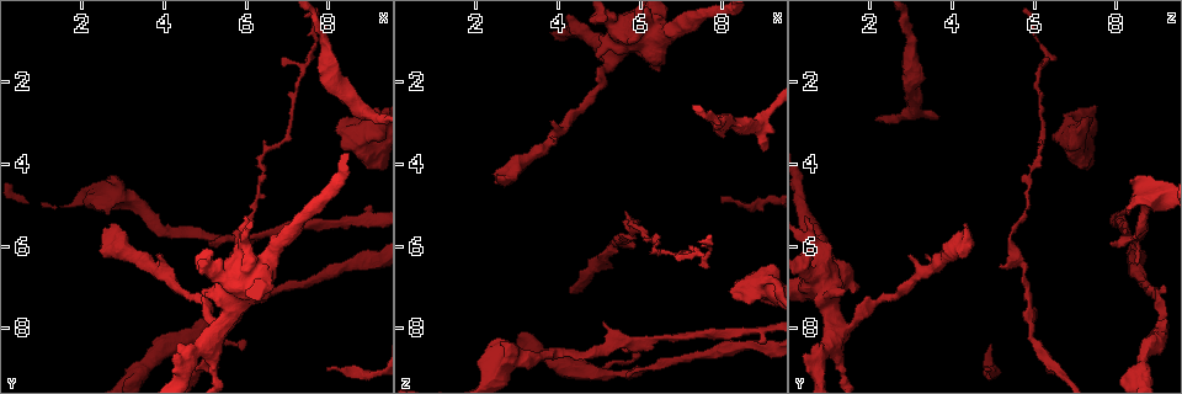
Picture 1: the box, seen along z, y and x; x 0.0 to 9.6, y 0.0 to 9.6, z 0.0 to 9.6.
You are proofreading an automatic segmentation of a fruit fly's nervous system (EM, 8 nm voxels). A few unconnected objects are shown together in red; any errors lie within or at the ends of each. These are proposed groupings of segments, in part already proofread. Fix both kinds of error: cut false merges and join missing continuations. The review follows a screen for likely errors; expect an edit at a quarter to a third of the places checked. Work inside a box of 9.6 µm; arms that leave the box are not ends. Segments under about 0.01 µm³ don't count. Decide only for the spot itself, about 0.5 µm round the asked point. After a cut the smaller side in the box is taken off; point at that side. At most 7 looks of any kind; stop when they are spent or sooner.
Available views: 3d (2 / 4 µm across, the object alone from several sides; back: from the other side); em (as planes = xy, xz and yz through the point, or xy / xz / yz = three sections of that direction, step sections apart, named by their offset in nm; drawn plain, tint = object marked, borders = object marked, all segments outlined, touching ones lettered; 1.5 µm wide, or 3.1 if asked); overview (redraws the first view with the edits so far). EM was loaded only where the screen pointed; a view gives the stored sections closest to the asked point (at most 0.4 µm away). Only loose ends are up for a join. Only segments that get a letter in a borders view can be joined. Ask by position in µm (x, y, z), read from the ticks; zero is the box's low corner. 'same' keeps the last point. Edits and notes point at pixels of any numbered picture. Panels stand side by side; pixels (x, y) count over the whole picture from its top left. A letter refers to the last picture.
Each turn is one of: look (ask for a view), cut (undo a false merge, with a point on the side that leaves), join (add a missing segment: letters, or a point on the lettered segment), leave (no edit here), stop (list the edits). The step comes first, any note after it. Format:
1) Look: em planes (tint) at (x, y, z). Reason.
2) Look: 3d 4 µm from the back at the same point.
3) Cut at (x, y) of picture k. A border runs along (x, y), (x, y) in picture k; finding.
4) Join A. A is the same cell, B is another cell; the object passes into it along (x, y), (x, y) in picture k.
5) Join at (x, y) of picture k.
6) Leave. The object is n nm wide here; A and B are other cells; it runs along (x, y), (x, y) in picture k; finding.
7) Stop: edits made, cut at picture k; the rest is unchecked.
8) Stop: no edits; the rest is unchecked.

Look: em planes (borders) at (5.05, 5.95, 7.90). Free end.

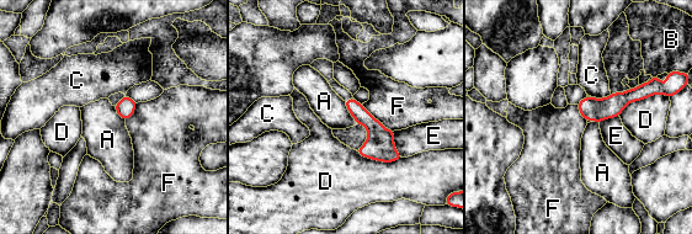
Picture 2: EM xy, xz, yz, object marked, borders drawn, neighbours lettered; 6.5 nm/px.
Leave. The longest contact is with D, 300 nm; A, B, C, D, E and F are other cells; it runs along (639, 96), (581, 106) in picture 2; none of them fits.

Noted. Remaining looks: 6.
Look: em planes (borders) at (5.85, 6.35, 5.60). Abrupt turn.

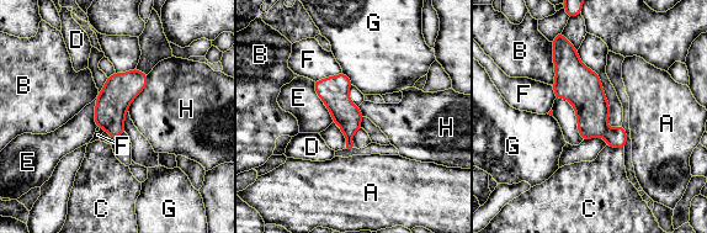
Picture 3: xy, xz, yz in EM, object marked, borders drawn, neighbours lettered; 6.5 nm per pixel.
Leave. The longest contact is with E, 320 nm; A, B, C, D, E, F, G and H are other cells; it runs along (564, 47), (591, 117), (621, 144) in picture 3; all the same neuron.

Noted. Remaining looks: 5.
Stop: no edits; the rest is unchecked.

